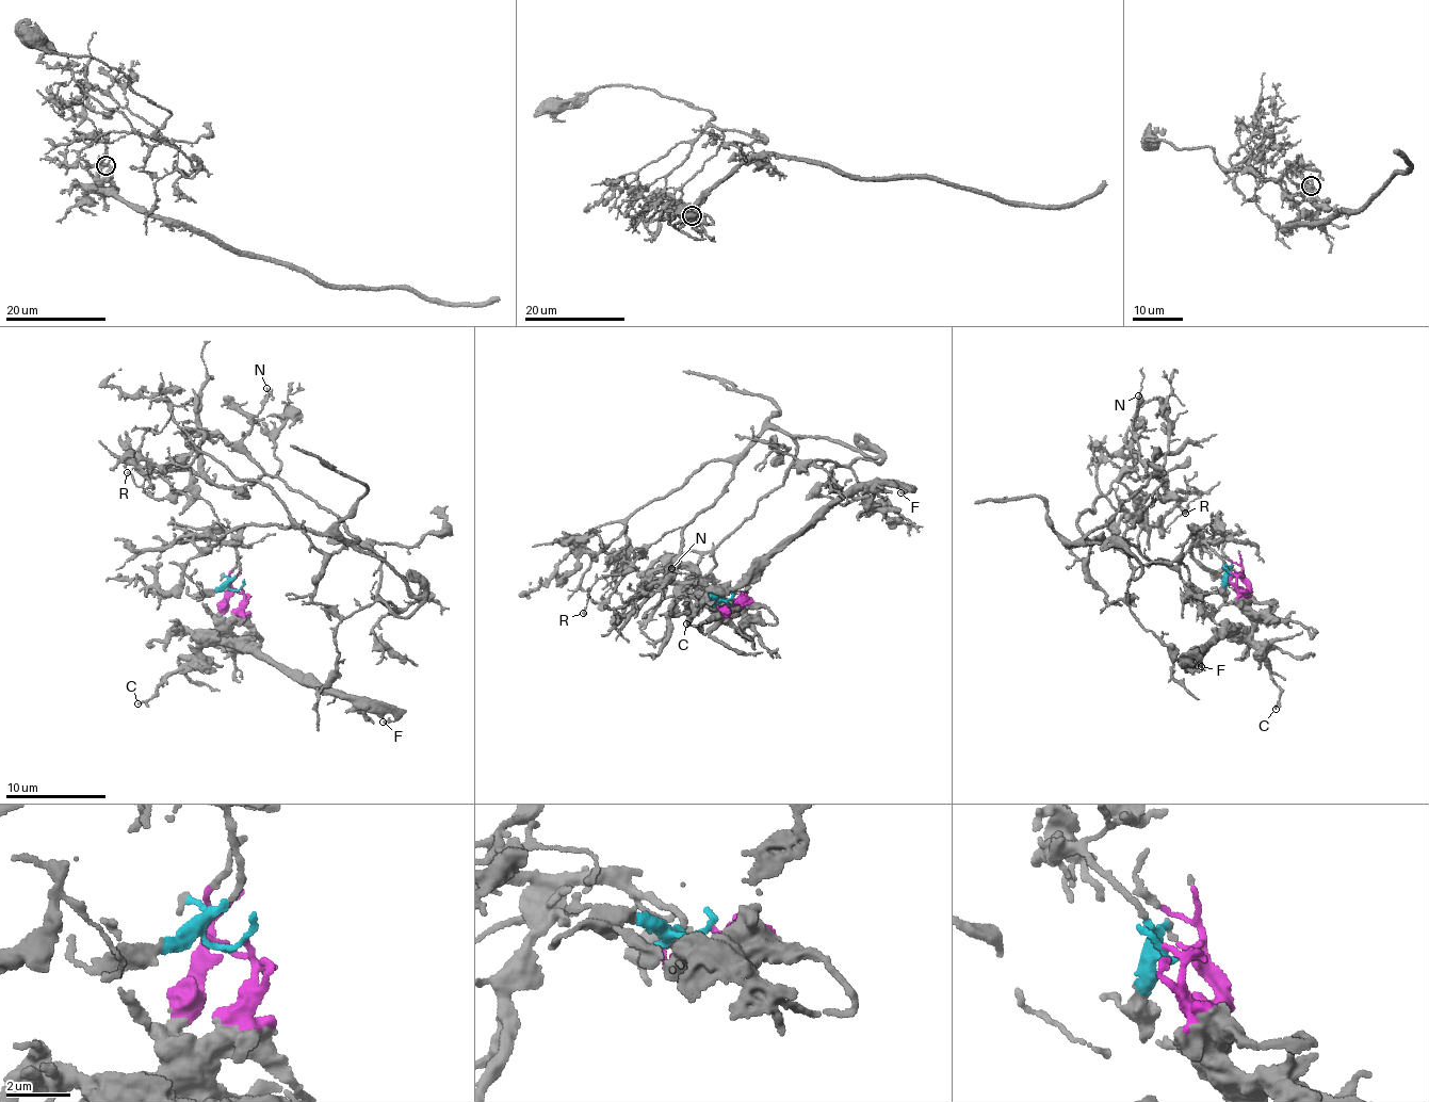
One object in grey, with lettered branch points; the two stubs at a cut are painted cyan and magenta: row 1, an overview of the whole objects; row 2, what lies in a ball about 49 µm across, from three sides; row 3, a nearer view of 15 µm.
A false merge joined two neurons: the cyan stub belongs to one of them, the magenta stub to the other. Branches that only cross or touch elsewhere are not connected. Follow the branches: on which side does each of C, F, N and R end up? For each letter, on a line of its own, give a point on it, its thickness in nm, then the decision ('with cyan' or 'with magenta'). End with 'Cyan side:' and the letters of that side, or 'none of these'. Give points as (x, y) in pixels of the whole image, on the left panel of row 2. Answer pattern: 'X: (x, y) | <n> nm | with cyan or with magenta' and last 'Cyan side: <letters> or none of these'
C: (137, 703) | 90 nm | with magenta
F: (383, 722) | 200 nm | with magenta
N: (266, 388) | 140 nm | with cyan
R: (127, 472) | 140 nm | with cyan
Cyan side: N, R

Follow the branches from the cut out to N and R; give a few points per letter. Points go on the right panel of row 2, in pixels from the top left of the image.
N: (1238, 573), (1201, 541), (1169, 567), (1145, 560), (1137, 533), (1196, 498), (1162, 502), (1139, 457), (1139, 395)
R: (1238, 573), (1201, 541), (1169, 567), (1145, 560), (1137, 533), (1153, 525), (1162, 538), (1185, 513)

